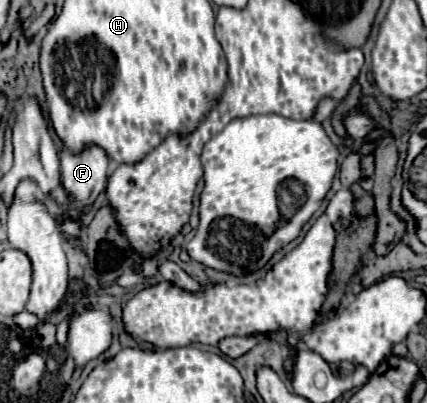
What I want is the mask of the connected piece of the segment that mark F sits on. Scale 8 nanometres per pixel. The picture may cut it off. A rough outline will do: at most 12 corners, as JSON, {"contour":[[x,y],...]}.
{"contour":[[106,151],[60,153],[62,185],[86,211],[106,189]]}

